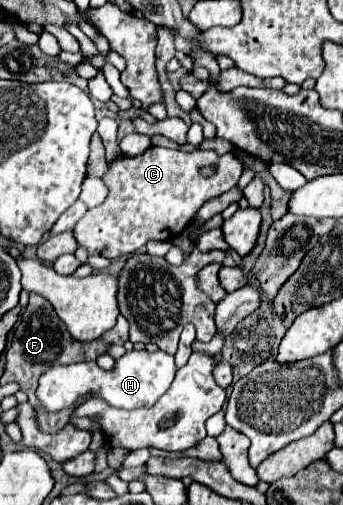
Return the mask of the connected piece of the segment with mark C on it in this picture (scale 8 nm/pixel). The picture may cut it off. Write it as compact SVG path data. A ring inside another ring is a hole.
M150 147L142 155L122 157L104 175L104 183L110 189L106 201L86 211L86 215L74 227L74 237L82 247L88 249L90 255L98 253L108 259L130 255L140 247L144 247L148 241L170 241L194 221L200 205L236 187L240 175L242 175L242 161L232 153L226 153L220 157L214 151L204 151L204 149L178 151L178 149L166 149L166 147ZM202 167L214 167L216 173L212 177L204 177L200 175Z

